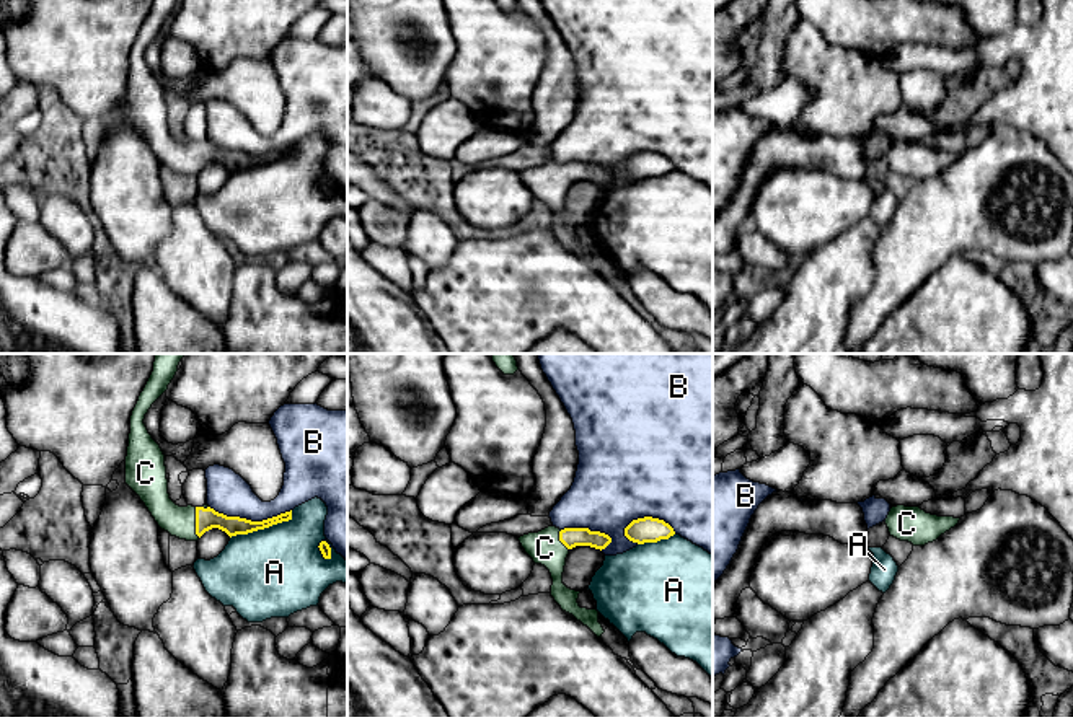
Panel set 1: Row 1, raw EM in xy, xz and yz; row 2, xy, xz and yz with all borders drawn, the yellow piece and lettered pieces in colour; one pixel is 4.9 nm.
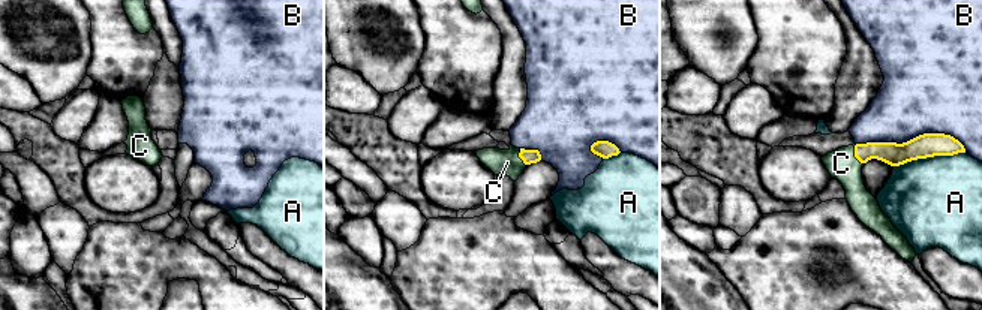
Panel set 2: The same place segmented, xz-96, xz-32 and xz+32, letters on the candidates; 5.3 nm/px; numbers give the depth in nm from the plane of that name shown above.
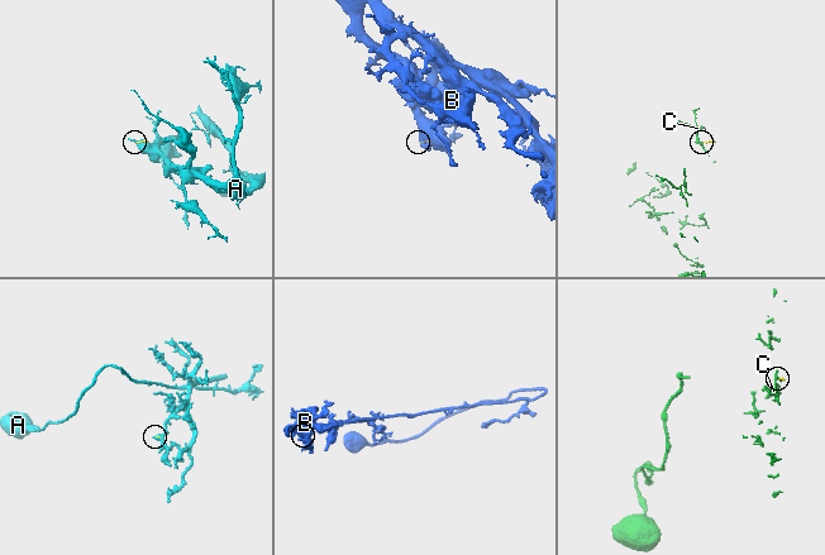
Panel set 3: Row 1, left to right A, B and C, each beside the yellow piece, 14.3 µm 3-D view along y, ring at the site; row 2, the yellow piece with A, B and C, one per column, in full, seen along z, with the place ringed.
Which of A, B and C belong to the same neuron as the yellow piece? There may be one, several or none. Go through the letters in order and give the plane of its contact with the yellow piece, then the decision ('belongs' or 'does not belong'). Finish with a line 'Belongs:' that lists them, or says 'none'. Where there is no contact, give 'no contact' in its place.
A: meets yellow in xy; does not belong
B: meets yellow in xy; does not belong
C: meets yellow in xy; belongs
Belongs: C

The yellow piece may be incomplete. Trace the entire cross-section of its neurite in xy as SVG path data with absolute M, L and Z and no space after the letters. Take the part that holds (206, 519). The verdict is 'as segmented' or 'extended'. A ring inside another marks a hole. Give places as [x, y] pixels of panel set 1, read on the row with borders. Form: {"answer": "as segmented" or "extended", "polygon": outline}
{"answer": "extended", "polygon": "M155 355L153 372L130 416L126 484L140 497L161 530L186 541L197 541L212 528L219 528L232 538L292 520L292 510L263 521L251 521L219 513L207 504L179 507L170 499L165 455L148 433L144 419L152 404L168 389L184 355Z"}

